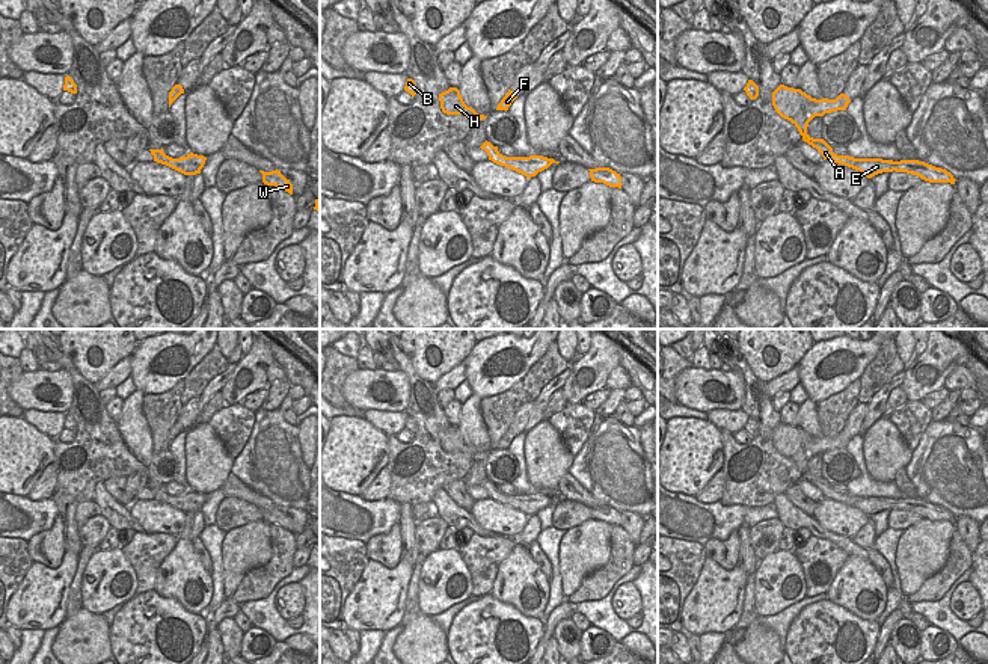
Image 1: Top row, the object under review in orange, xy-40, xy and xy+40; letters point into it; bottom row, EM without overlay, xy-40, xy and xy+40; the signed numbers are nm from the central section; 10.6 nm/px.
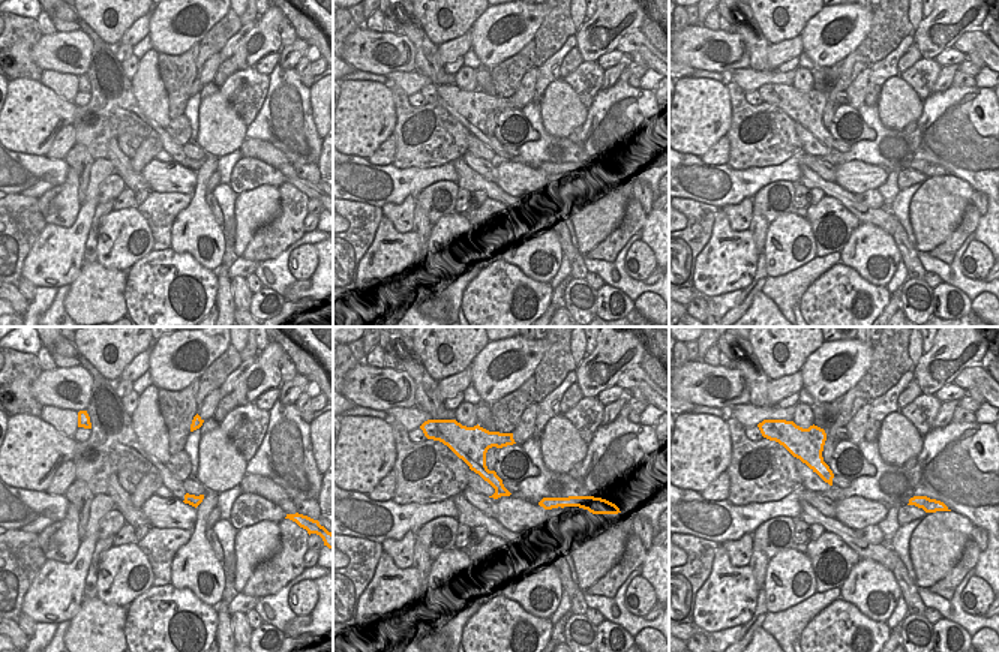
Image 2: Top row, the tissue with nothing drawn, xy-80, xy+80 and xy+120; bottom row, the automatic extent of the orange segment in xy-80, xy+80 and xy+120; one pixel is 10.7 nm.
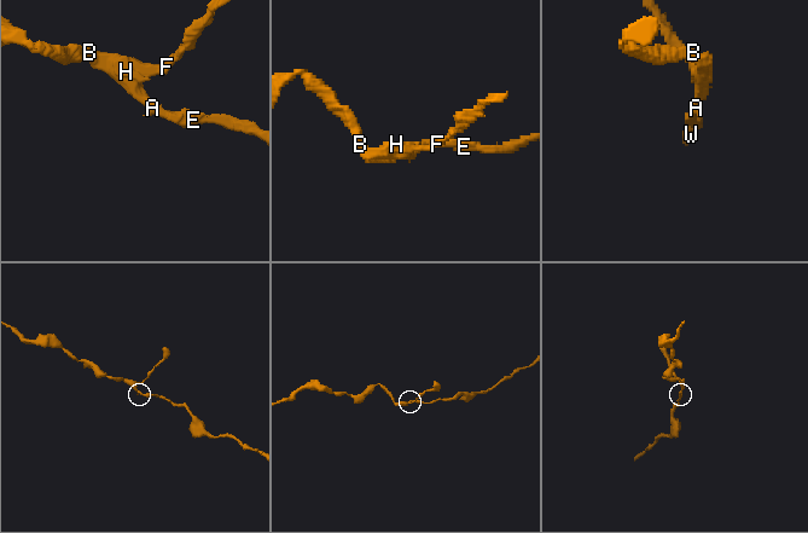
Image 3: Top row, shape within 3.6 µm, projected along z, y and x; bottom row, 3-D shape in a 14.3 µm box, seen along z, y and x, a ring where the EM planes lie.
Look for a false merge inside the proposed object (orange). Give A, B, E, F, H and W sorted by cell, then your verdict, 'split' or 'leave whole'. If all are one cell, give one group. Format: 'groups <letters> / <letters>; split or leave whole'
groups A B E F H W; leave whole

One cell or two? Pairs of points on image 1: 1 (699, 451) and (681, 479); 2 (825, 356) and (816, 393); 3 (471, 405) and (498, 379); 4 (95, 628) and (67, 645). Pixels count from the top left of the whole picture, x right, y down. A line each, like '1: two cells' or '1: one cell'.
1: one cell
2: one cell
3: two cells
4: one cell

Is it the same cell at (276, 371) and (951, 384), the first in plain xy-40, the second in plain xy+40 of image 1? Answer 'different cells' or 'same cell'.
same cell

